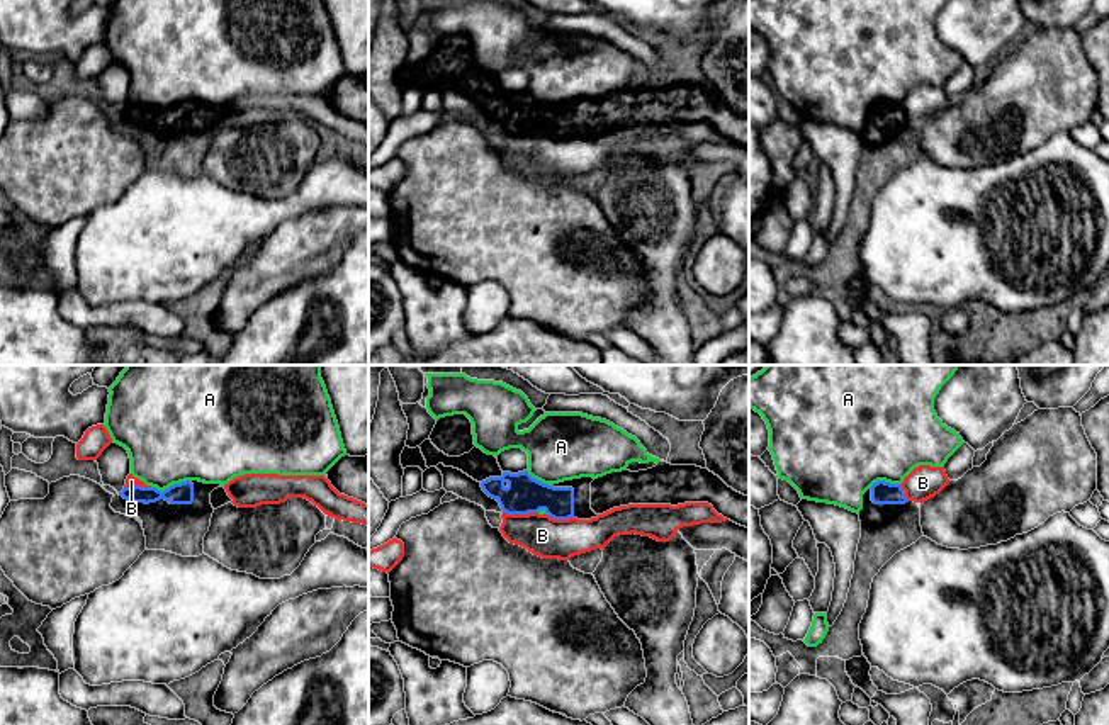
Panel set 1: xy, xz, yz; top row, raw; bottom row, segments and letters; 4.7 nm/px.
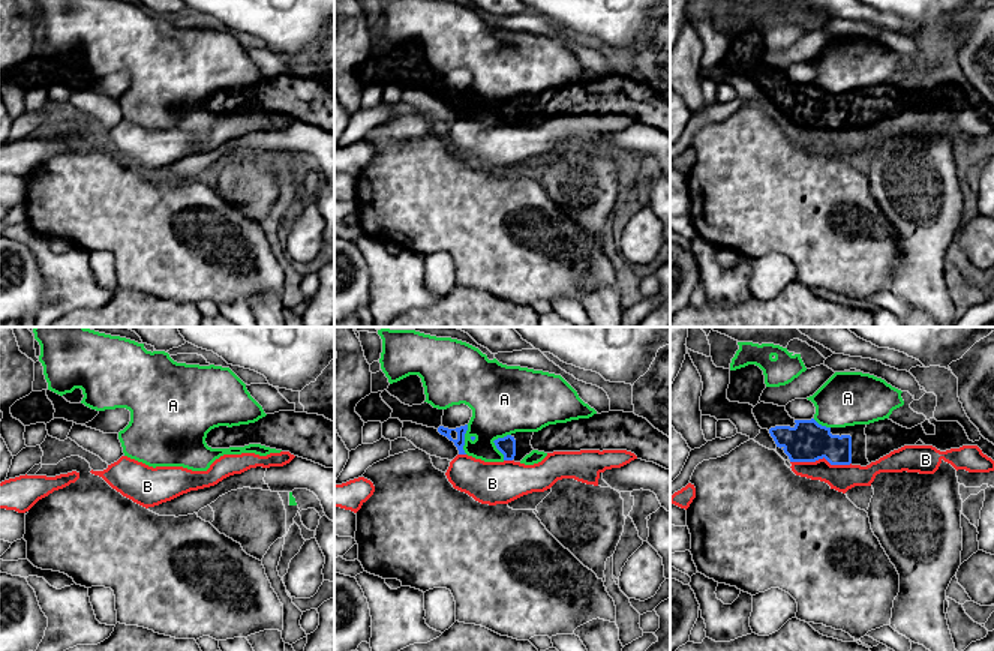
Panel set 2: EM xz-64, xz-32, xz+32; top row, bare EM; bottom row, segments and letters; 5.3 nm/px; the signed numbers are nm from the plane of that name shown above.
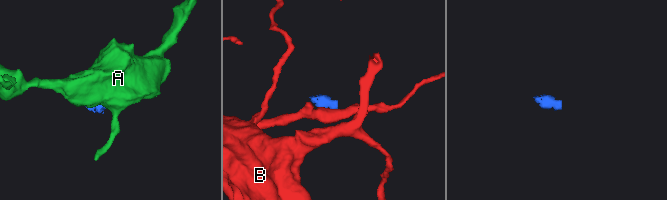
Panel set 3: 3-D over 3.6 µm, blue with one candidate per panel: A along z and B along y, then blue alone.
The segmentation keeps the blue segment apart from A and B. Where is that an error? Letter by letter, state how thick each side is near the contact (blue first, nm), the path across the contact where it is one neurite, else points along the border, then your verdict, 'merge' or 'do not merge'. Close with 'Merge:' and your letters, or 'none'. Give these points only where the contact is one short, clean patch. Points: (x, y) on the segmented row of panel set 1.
A: 100 nm thick on the blue side, 460 nm on the other; border along xy (191, 481), (170, 484), (162, 491), (151, 488); do not merge
B: 180 nm thick on the blue side, 190 nm on the other; border along xz (503, 511), (537, 513); do not merge
Merge: none

